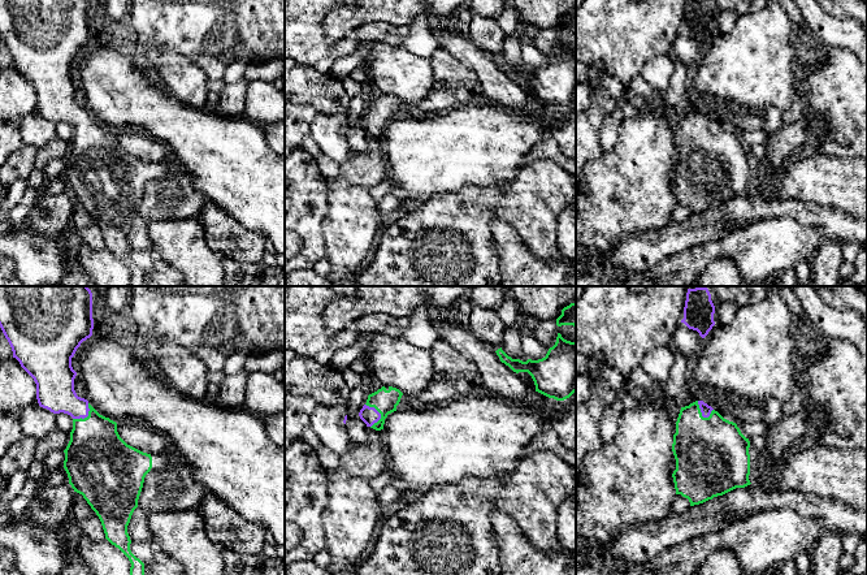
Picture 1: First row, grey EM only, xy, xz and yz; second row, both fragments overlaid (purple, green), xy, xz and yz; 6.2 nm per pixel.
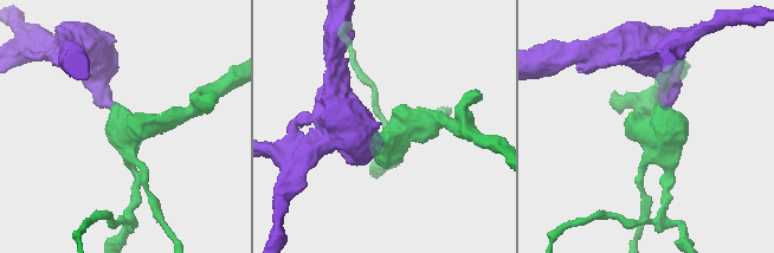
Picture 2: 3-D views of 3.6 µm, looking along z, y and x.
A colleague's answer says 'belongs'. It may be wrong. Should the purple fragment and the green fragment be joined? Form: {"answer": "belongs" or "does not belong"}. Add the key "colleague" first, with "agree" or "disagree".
{"colleague": "agree", "answer": "belongs"}

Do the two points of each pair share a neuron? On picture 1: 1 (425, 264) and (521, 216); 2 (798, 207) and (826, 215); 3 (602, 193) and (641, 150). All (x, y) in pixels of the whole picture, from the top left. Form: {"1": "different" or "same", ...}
{"1": "same", "2": "same", "3": "same"}

